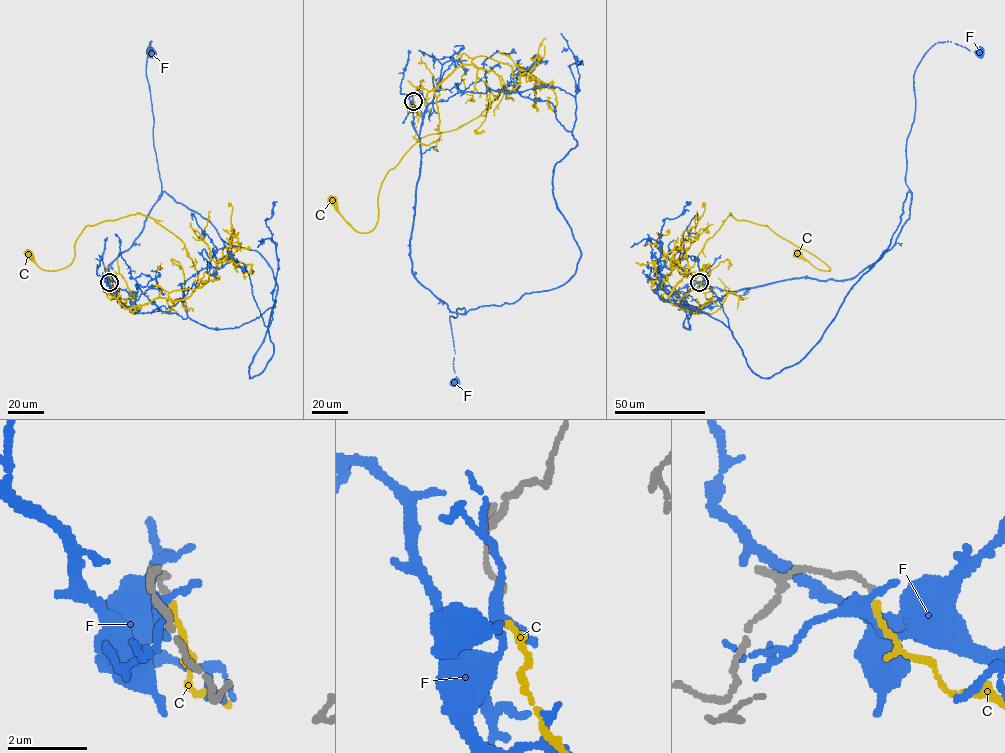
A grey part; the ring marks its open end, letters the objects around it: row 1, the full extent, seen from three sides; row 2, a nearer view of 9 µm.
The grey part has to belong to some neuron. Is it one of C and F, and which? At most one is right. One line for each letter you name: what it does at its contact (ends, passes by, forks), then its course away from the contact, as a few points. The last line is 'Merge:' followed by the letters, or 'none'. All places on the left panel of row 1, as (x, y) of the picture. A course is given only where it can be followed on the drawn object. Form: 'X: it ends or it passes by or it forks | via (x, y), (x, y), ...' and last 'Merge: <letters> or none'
C: it ends | via (109, 282), (131, 308), (188, 297), (198, 274), (138, 213), (87, 225), (66, 267), (29, 253)
Merge: C

